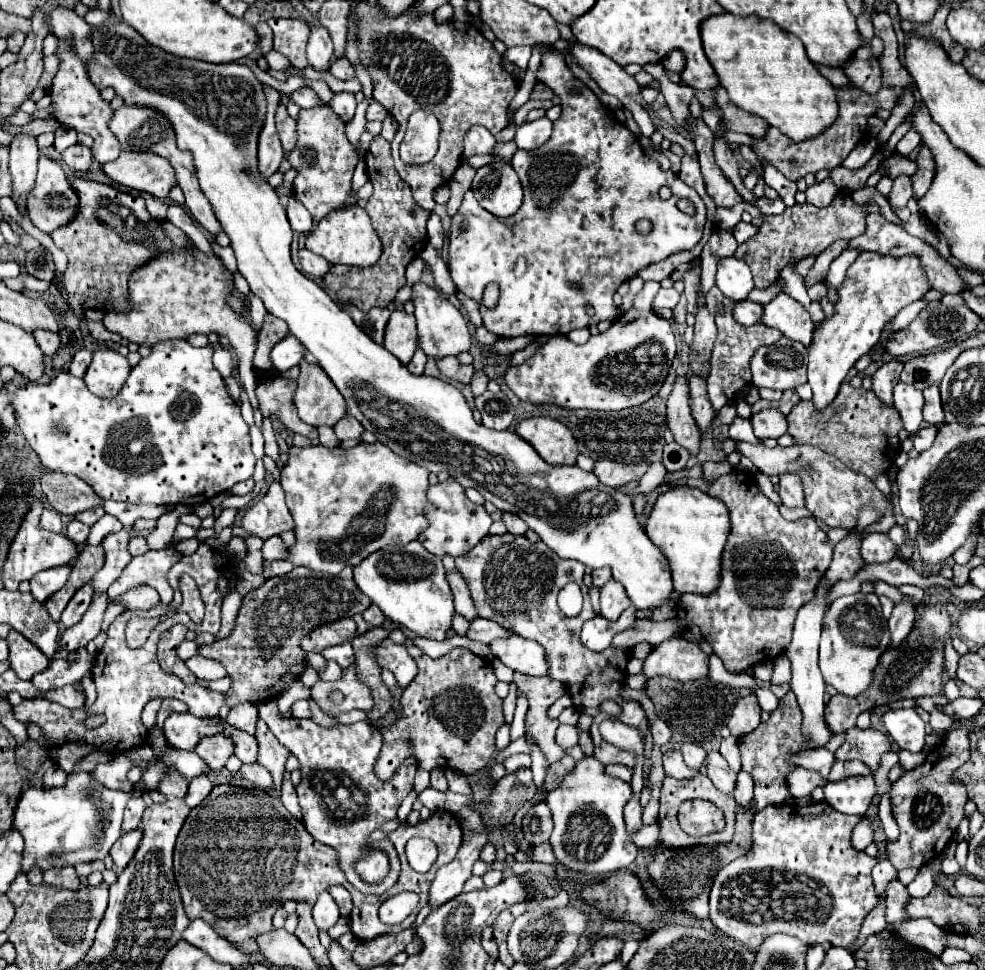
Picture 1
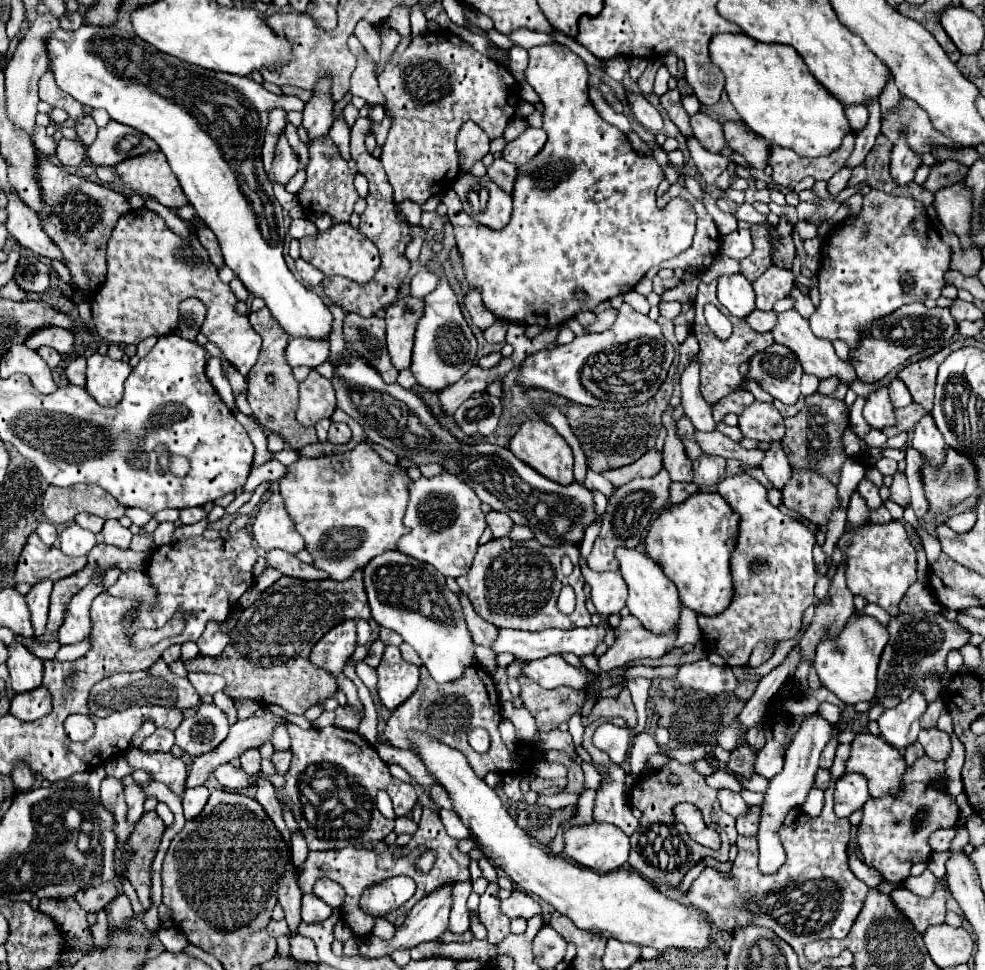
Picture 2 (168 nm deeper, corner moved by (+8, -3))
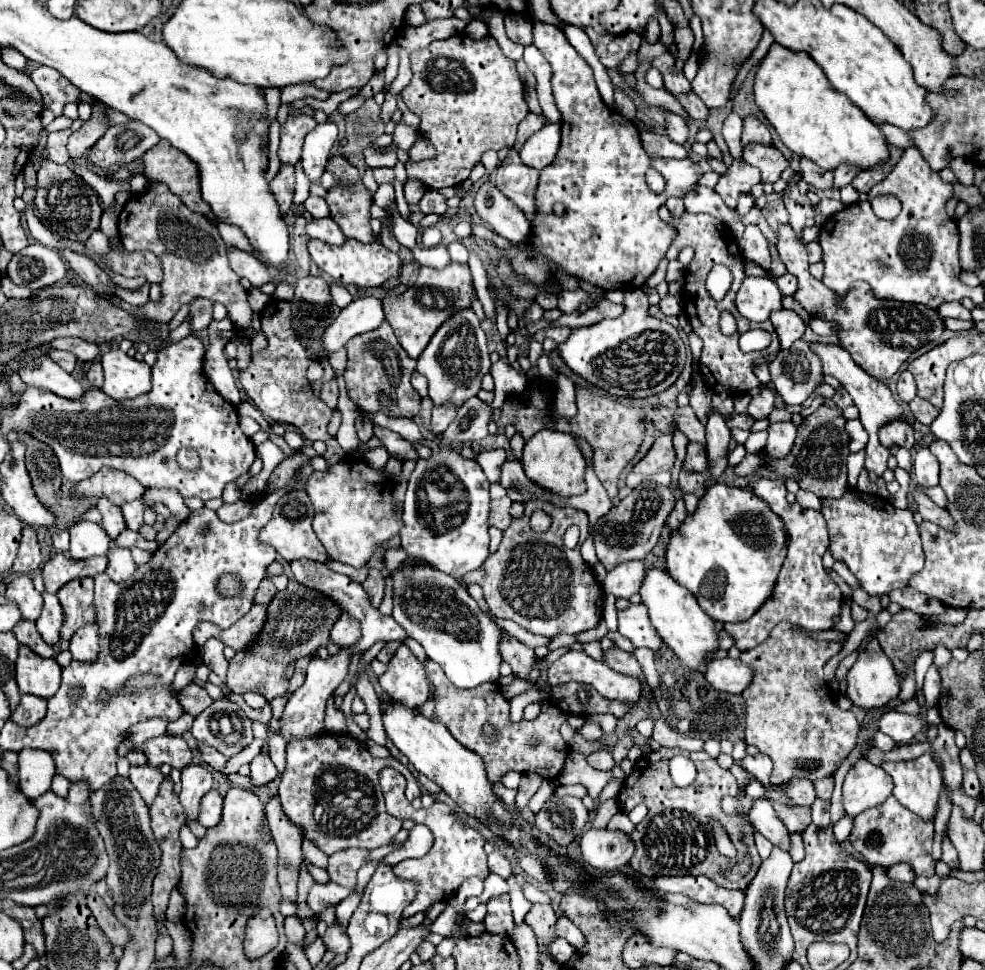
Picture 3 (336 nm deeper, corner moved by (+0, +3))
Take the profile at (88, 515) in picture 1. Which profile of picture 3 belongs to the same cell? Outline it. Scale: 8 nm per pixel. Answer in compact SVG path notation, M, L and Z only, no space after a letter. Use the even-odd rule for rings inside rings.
M100 498L96 508L102 514L102 528L106 530L106 534L110 538L116 538L126 528L124 518L122 518L122 510L118 506L114 506L112 502L106 502L106 498Z

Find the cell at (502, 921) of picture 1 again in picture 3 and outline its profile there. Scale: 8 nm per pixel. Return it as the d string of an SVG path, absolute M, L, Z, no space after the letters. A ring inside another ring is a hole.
M502 894L498 898L492 898L486 906L488 906L488 914L484 918L486 932L498 934L498 936L510 936L512 930L514 930L510 896L508 894Z

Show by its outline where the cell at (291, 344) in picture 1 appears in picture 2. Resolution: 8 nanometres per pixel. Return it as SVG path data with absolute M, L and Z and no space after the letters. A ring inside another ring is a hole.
M292 338L286 348L286 360L294 366L308 366L316 368L324 364L330 356L330 340L304 340Z

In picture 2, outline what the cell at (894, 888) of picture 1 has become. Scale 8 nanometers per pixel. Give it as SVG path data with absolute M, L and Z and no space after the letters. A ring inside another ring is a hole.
M942 880L936 882L936 890L928 898L912 894L908 888L898 888L892 894L894 904L910 918L914 928L924 934L926 928L942 924L946 916L946 886Z

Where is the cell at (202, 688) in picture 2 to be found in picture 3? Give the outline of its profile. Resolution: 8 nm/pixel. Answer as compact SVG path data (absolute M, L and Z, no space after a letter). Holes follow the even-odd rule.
M210 638L206 640L206 644L200 648L204 664L208 664L214 672L221 678L226 677L226 670L228 669L228 661L224 658L222 650L224 650L224 642L220 642L218 638Z

